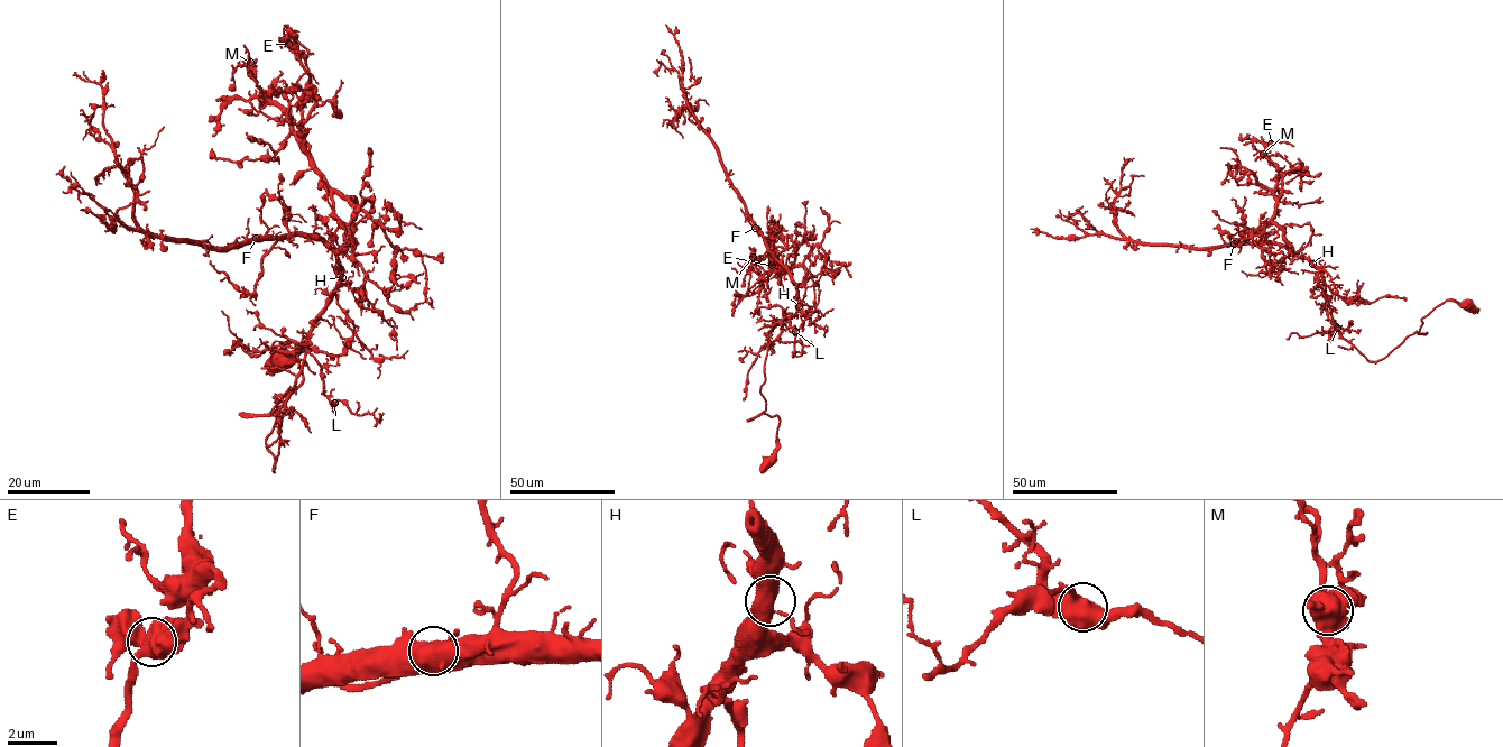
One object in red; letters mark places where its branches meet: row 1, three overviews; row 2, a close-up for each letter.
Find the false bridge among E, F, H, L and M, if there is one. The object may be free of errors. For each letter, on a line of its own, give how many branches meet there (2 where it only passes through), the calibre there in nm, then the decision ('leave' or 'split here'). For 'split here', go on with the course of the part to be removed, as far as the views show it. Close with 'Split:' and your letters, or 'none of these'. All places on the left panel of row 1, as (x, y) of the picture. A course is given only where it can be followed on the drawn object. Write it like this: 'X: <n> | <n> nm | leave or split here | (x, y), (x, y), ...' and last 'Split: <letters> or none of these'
E: 3 | 500 nm | leave
F: 3 | 550 nm | split here | (256, 238), (227, 243)
H: 3 | 550 nm | leave
L: 3 | 600 nm | leave
M: 3 | 500 nm | leave
Split: F

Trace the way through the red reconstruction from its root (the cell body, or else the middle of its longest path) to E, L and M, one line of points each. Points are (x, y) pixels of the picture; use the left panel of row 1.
E: (280, 359), (296, 349), (303, 381), (269, 413), (273, 470), (354, 211), (305, 141), (309, 73), (288, 44)
L: (280, 359), (296, 349), (303, 381), (269, 413), (273, 470), (282, 414), (306, 351), (334, 403)
M: (280, 359), (296, 349), (303, 381), (269, 413), (273, 470), (354, 202), (328, 184), (250, 62)

